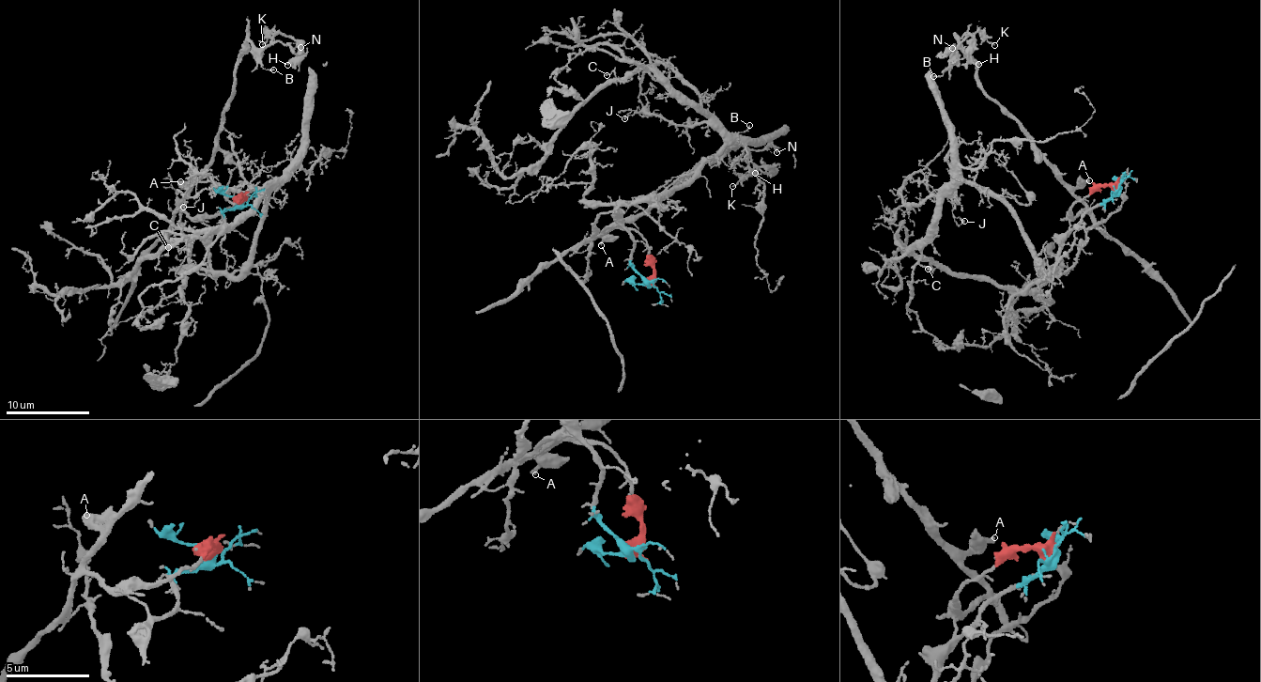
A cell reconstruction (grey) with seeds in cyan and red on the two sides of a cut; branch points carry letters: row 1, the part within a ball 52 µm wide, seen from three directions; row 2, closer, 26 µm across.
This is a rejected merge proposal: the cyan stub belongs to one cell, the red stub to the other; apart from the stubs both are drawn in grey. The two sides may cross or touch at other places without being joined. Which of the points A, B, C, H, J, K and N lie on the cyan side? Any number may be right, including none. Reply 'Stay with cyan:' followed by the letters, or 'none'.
Stay with cyan: C, J

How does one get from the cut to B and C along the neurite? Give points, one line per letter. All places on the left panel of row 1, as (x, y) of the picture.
B: (241, 200), (218, 214), (190, 217), (179, 206), (211, 158), (221, 112), (248, 41), (267, 69), (273, 69)
C: (239, 200), (221, 211), (209, 263), (218, 272), (241, 271), (279, 179), (228, 224), (167, 248)

